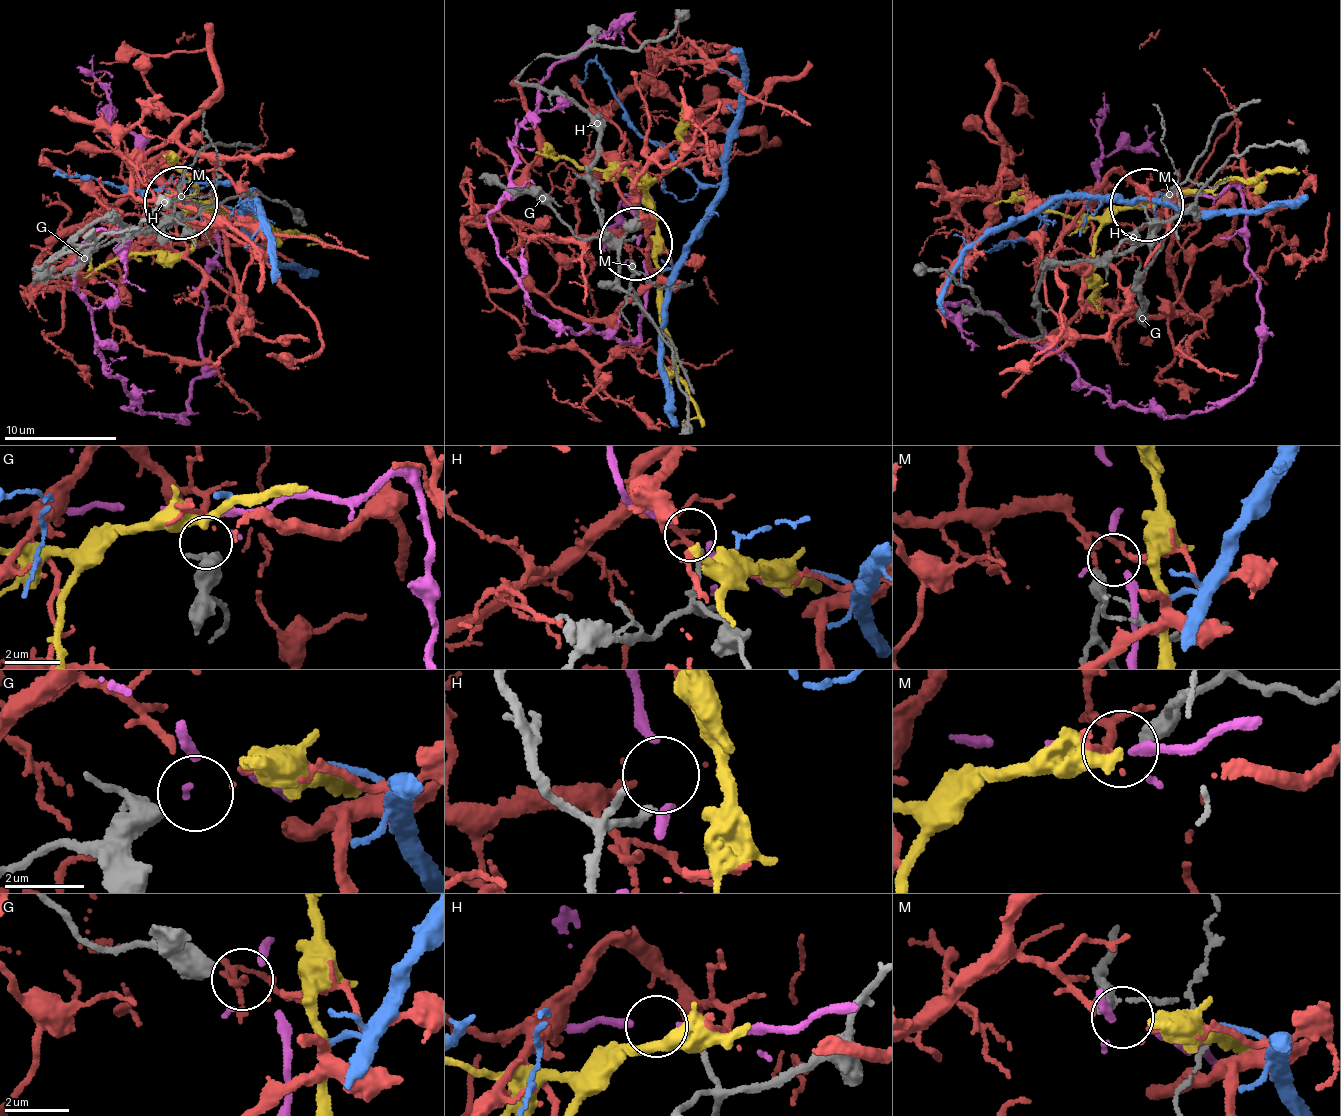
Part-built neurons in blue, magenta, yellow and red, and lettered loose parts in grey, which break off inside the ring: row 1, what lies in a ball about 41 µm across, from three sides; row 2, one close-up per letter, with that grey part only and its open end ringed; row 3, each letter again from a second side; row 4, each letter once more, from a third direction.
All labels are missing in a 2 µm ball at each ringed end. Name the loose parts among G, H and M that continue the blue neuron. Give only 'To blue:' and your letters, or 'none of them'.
To blue: none of them

